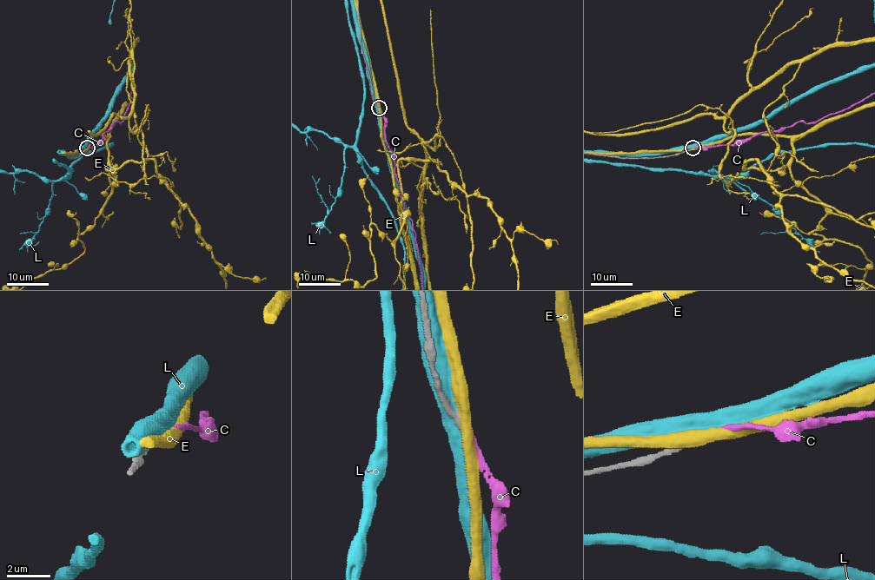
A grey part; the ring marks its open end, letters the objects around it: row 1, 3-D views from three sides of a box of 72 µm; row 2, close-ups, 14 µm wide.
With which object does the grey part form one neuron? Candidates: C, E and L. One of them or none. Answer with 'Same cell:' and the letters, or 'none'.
Same cell: C

